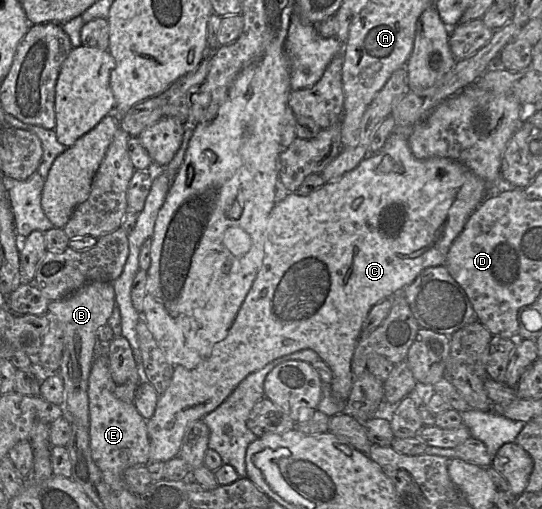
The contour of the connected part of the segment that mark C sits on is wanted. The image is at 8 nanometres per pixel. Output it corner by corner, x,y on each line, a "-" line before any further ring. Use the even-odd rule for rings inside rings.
394,132
390,134
384,146
376,153
368,154
360,164
342,177
325,183
320,189
300,195
290,192
281,202
277,203
270,213
265,230
265,248
262,267
255,282
248,292
227,337
219,342
211,355
194,369
181,365
175,366
174,374
166,391
158,398
153,416
147,420
147,431
150,441
150,460
167,462
180,454
183,438
187,429
197,420
215,410
234,391
234,389
251,373
254,373
273,360
303,349
315,351
333,371
331,390
339,401
347,401
351,392
353,373
351,369
353,354
361,335
362,326
373,306
386,298
392,298
410,285
426,268
444,265
447,253
463,230
472,213
488,196
488,186
484,180
476,176
462,164
444,157
417,159
412,154
408,139

